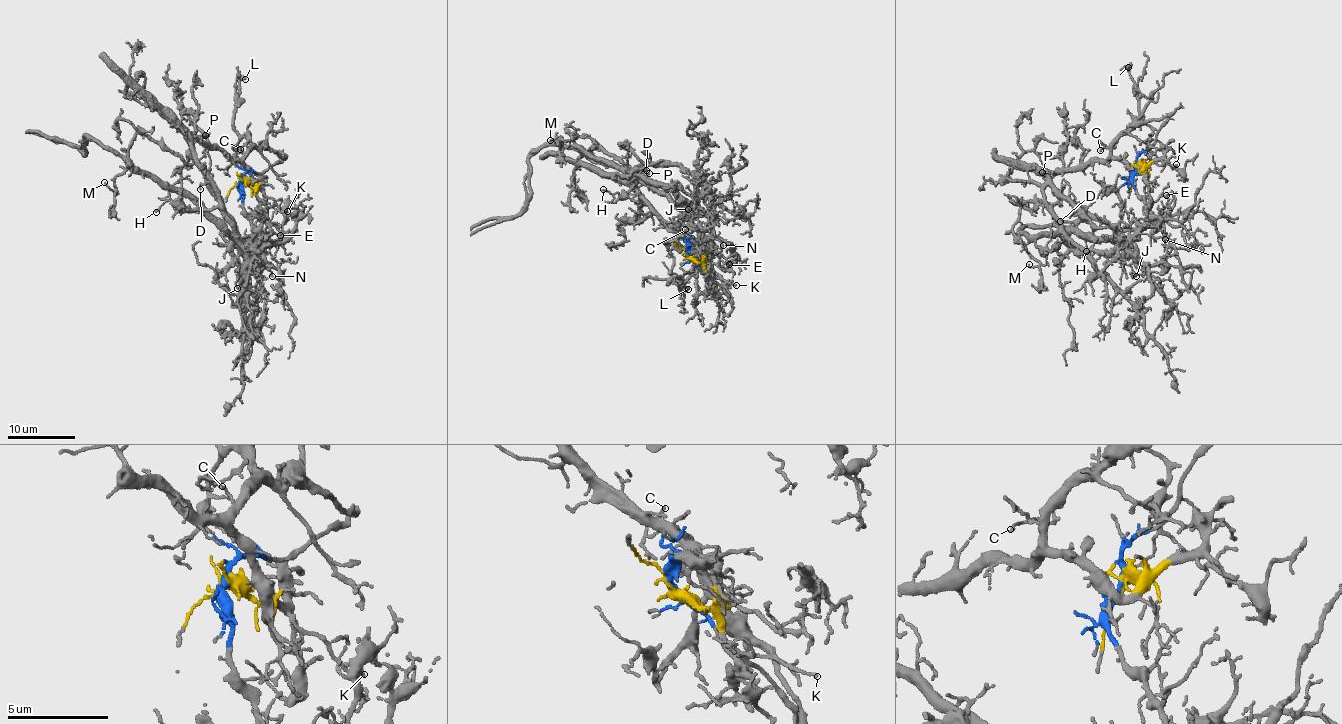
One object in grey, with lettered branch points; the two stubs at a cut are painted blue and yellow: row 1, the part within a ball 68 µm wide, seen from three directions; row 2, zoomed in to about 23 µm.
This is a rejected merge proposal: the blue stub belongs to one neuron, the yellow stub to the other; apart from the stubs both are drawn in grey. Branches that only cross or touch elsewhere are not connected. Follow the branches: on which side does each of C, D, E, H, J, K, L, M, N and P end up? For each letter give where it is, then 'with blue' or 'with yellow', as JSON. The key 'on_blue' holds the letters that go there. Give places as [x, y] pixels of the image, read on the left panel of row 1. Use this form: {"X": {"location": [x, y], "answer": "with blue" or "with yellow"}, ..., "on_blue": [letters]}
{"C": {"location": [240, 149], "answer": "with yellow"}, "D": {"location": [200, 189], "answer": "with yellow"}, "E": {"location": [280, 235], "answer": "with blue"}, "H": {"location": [156, 212], "answer": "with yellow"}, "J": {"location": [237, 288], "answer": "with blue"}, "K": {"location": [287, 211], "answer": "with yellow"}, "L": {"location": [245, 79], "answer": "with yellow"}, "M": {"location": [104, 182], "answer": "with yellow"}, "N": {"location": [272, 276], "answer": "with blue"}, "P": {"location": [205, 135], "answer": "with yellow"}, "on_blue": ["E", "J", "N"]}

